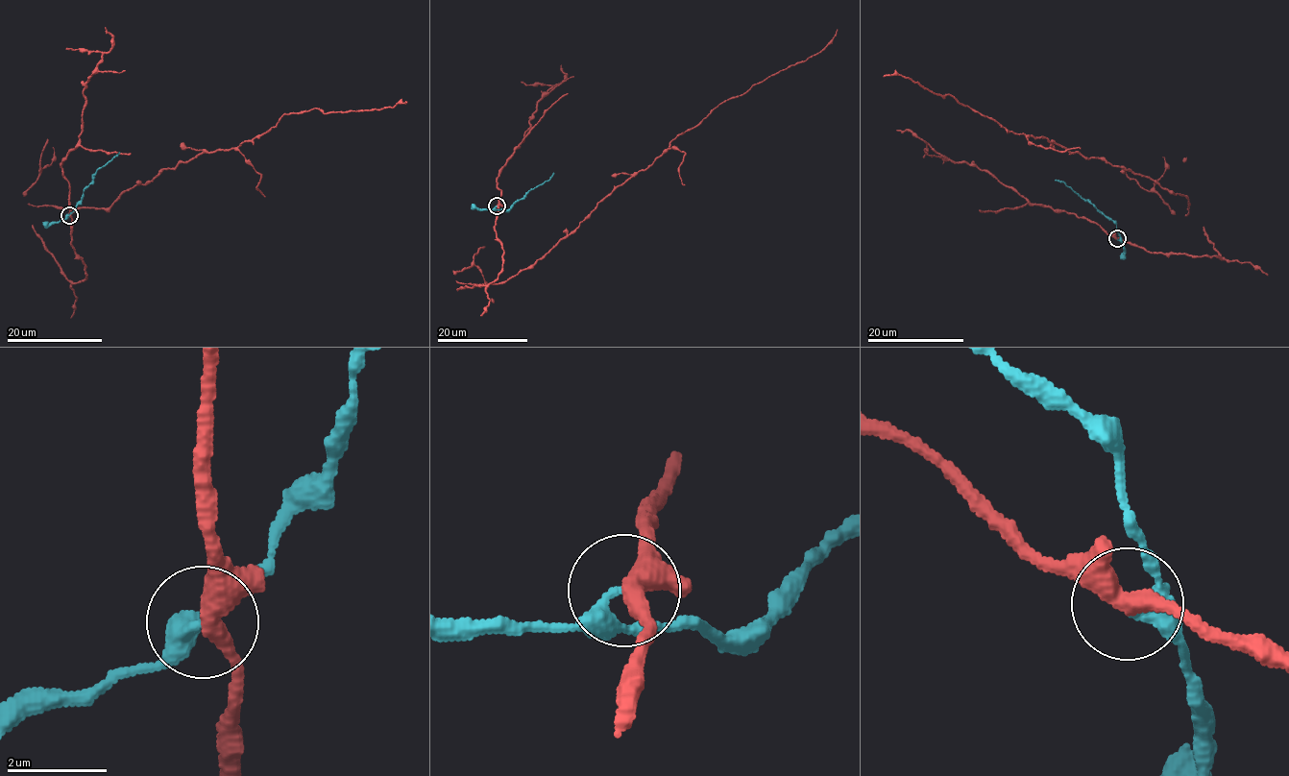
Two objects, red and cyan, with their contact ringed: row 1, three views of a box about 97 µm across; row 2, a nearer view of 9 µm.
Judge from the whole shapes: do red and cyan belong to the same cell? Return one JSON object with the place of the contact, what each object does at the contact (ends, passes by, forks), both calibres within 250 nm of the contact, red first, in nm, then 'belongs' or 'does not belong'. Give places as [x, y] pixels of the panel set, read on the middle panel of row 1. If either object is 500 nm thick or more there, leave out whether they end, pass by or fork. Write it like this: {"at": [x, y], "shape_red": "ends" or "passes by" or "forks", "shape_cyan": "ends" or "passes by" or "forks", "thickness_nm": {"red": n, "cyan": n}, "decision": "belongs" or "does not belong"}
{"at": [497, 206], "shape_red": "passes by", "shape_cyan": "ends", "thickness_nm": {"red": 400, "cyan": 260}, "decision": "does not belong"}

